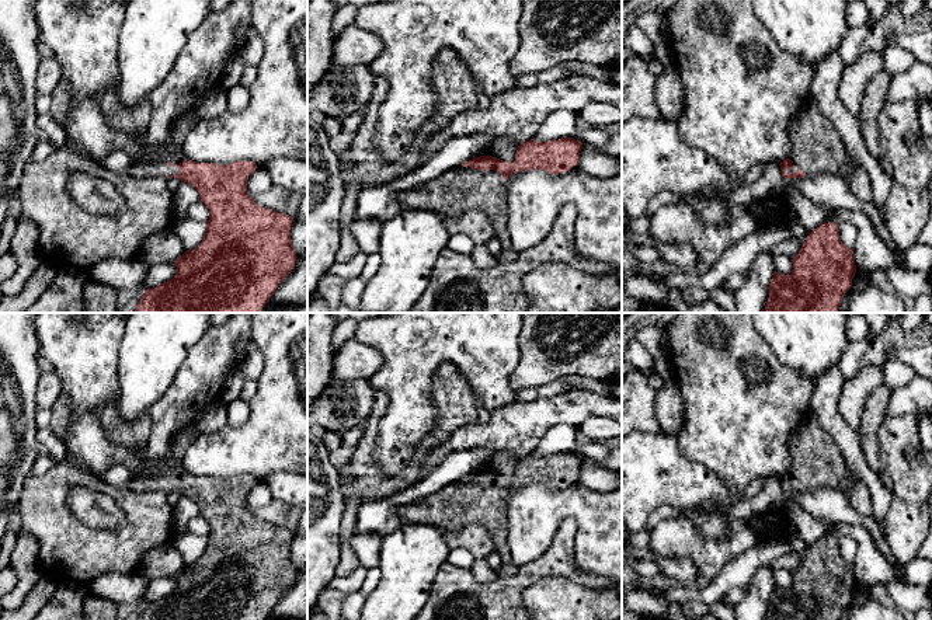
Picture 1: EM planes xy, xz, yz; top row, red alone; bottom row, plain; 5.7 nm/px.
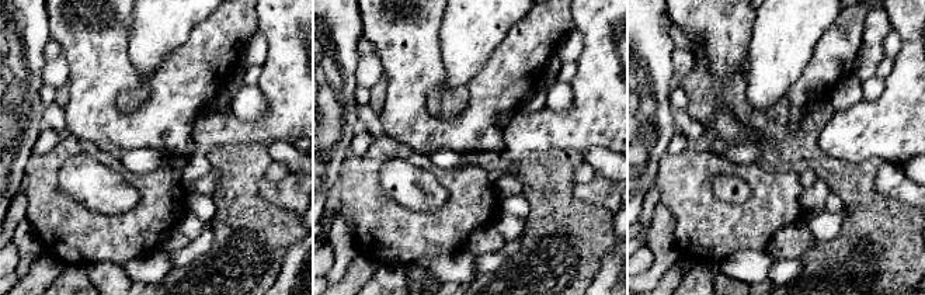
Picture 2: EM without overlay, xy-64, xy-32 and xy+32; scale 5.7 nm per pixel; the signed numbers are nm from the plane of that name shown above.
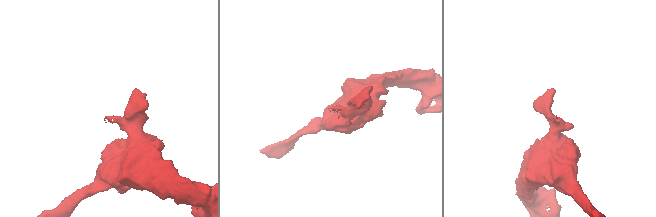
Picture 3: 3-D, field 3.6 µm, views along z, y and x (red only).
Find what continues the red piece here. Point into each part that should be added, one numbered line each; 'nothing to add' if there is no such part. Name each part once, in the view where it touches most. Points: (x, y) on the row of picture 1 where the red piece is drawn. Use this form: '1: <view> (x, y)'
1: xy (156, 162)

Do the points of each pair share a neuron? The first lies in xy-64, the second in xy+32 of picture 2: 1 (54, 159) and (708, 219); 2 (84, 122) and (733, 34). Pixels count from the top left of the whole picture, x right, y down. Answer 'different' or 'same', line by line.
1: same
2: same

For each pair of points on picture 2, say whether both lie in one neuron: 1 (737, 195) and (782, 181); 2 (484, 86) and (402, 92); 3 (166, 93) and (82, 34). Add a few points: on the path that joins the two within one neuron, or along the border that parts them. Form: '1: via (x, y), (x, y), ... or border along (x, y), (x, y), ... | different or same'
1: border along (722, 173), (739, 176), (748, 186), (750, 198) | different
2: via (473, 111), (459, 125), (431, 125), (423, 117) | same
3: via (134, 117), (120, 117), (97, 94), (97, 66) | same

